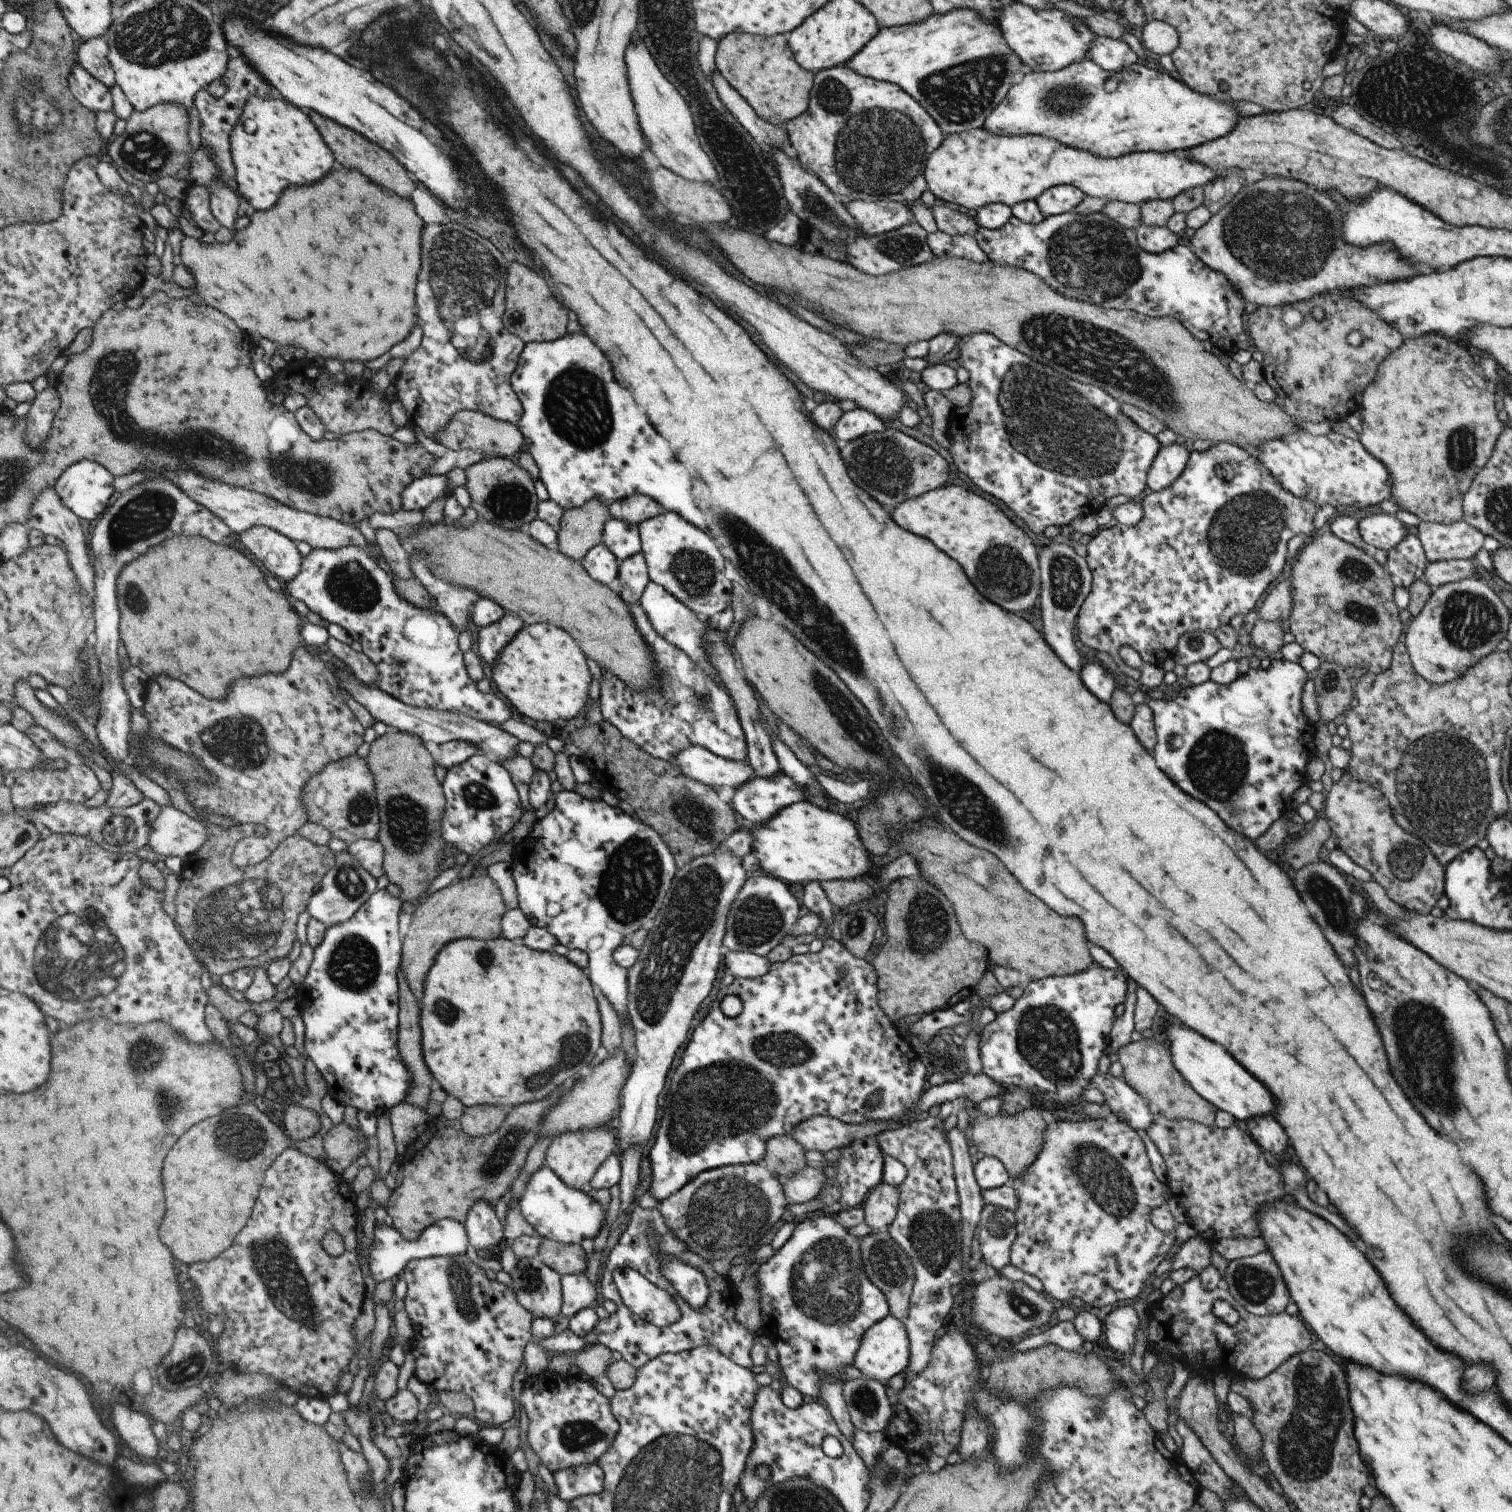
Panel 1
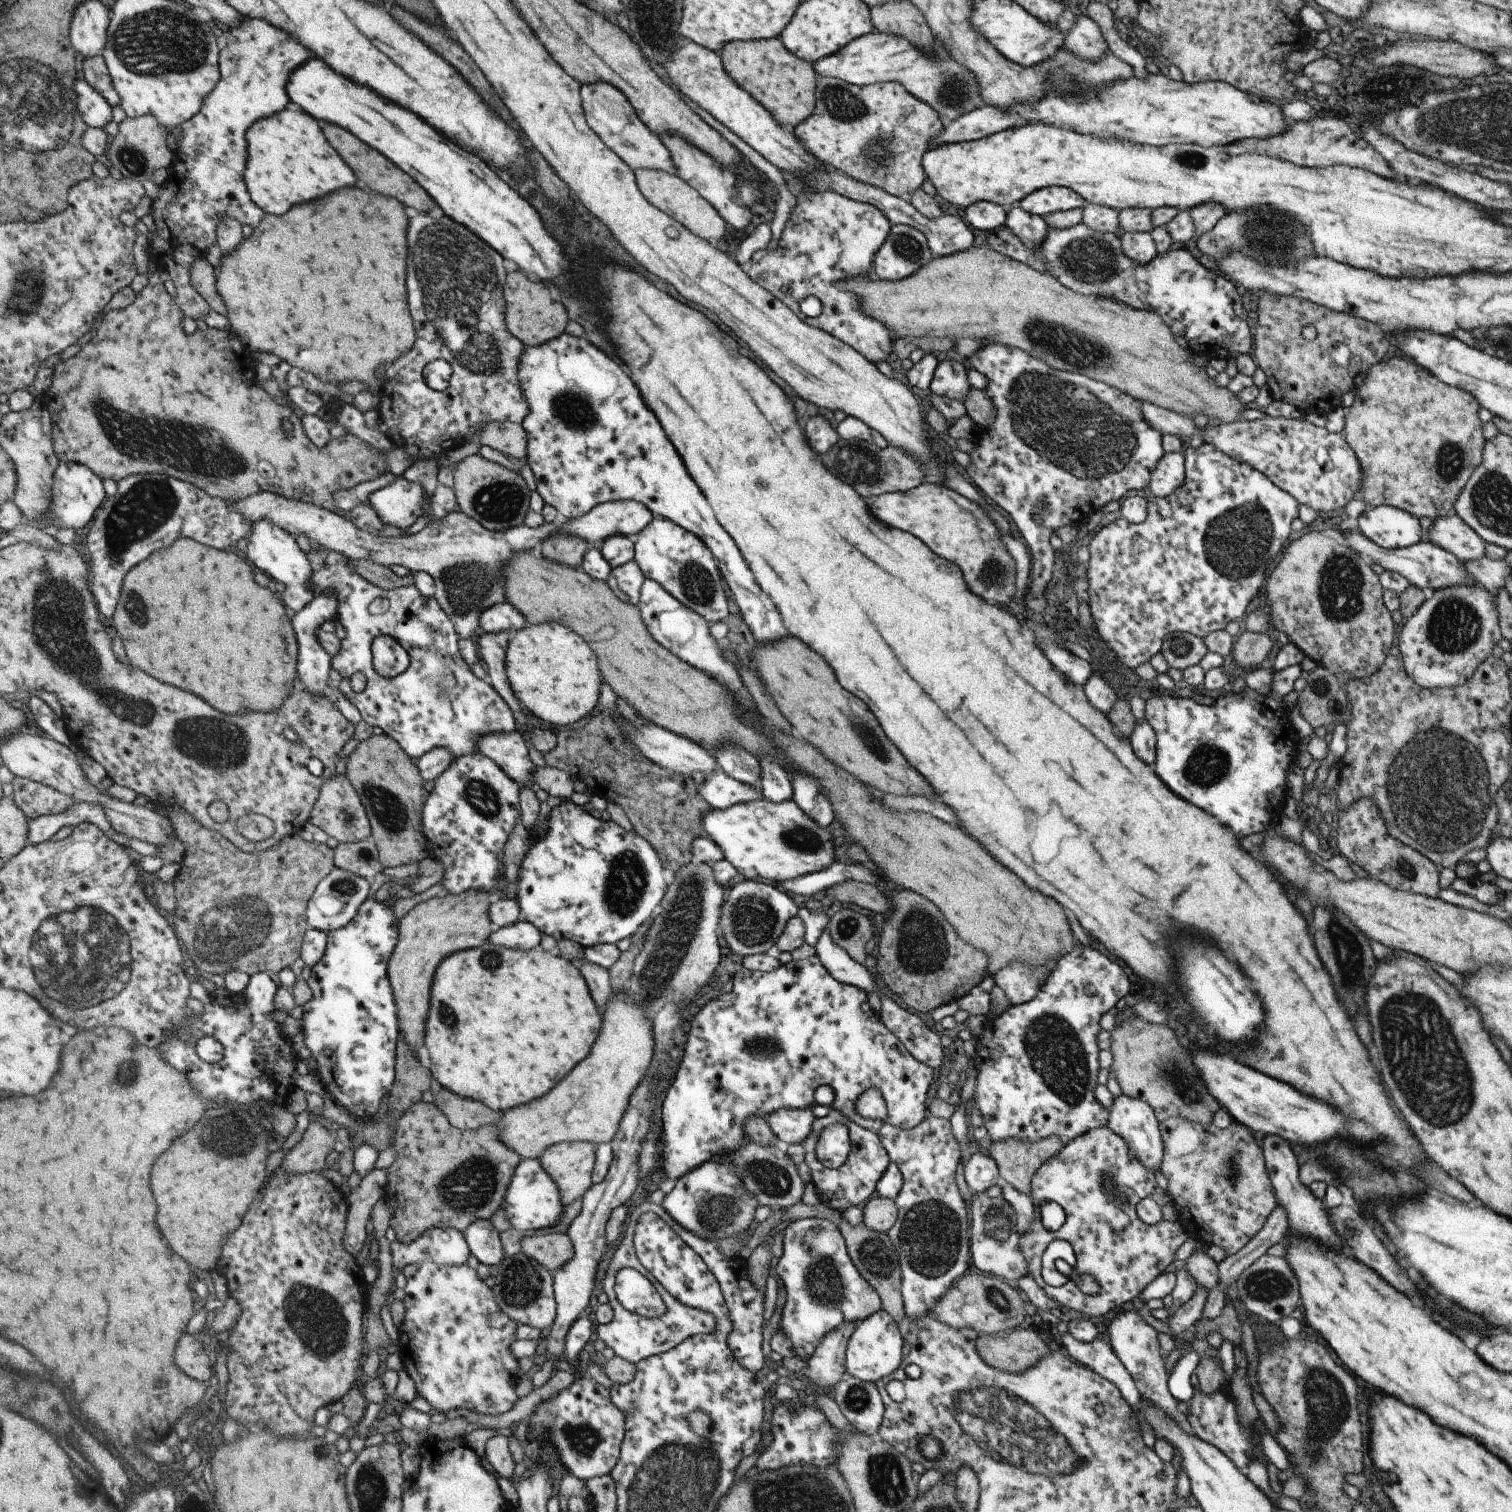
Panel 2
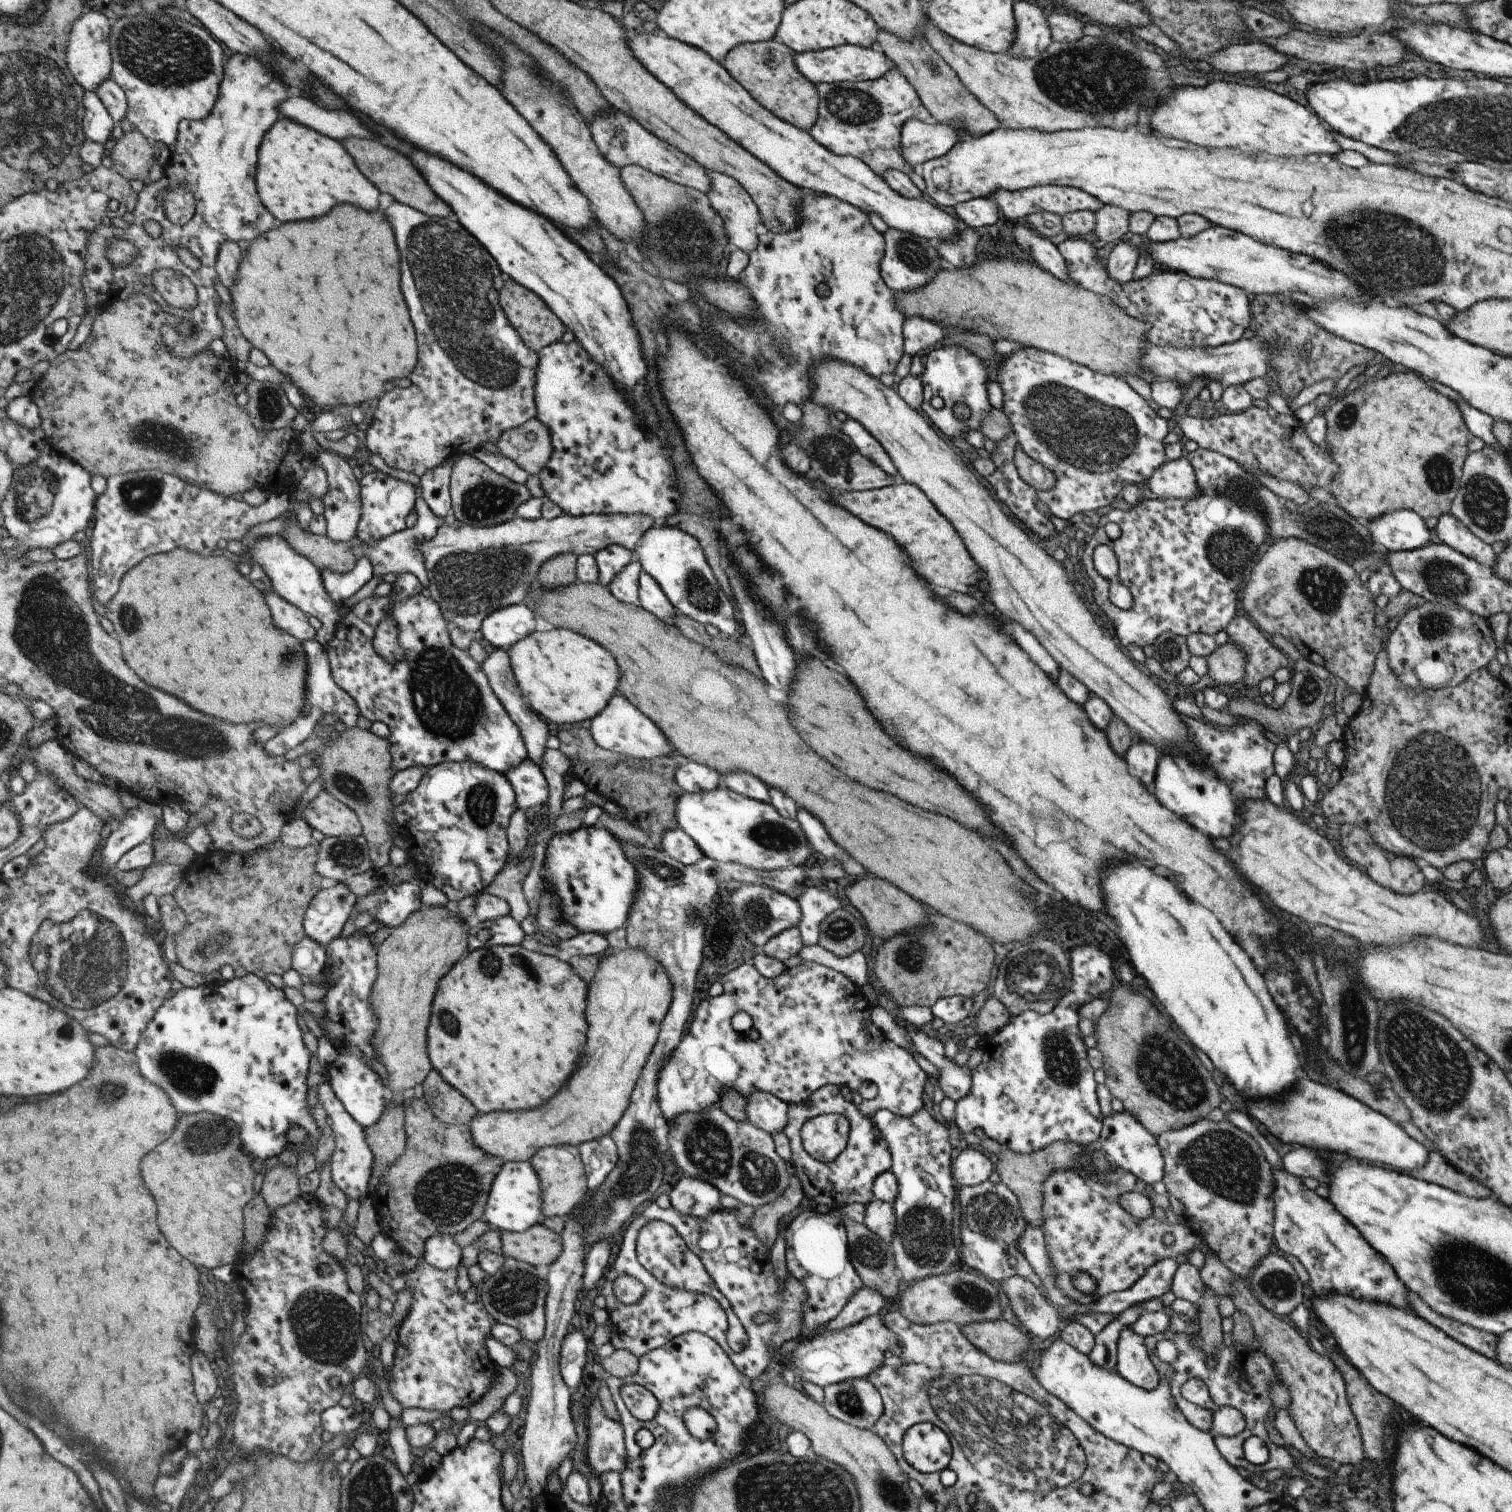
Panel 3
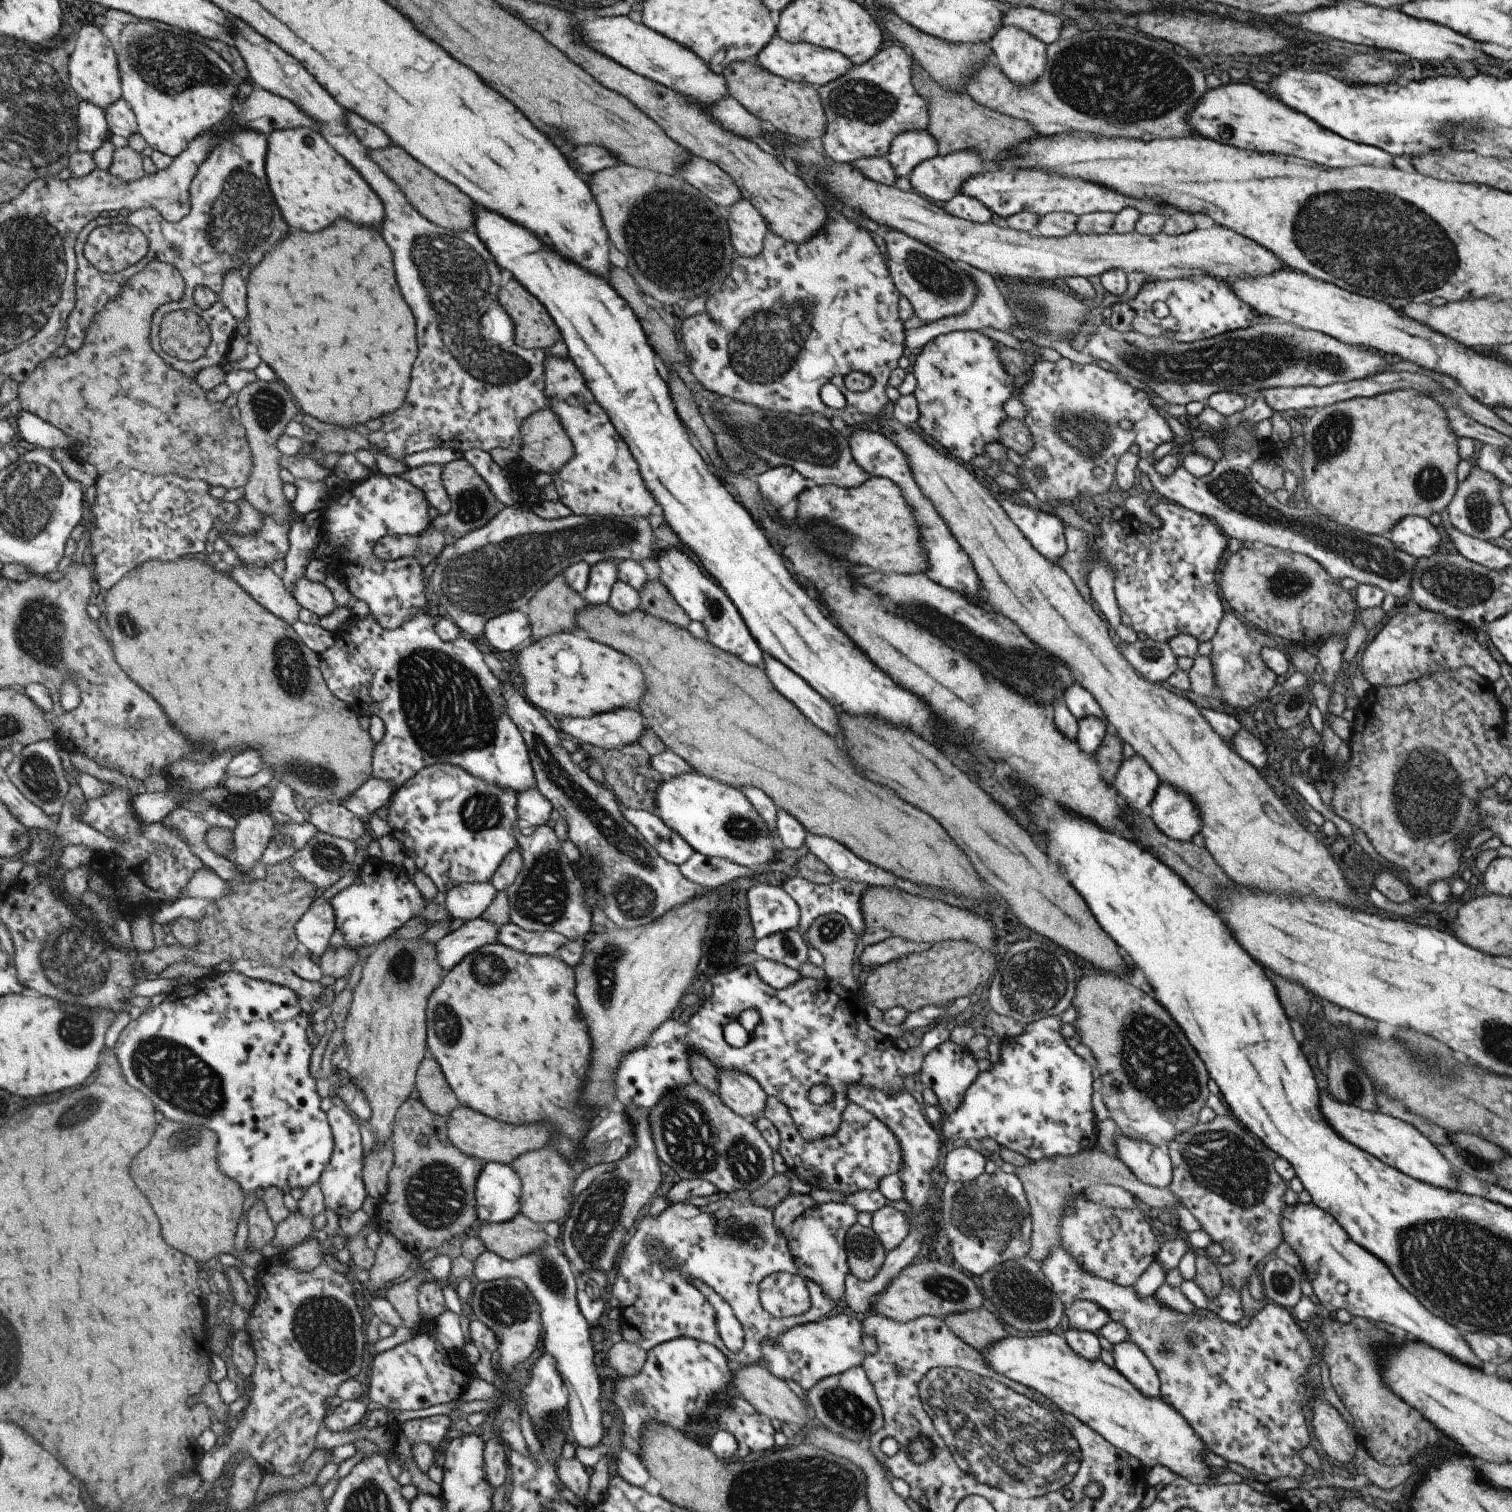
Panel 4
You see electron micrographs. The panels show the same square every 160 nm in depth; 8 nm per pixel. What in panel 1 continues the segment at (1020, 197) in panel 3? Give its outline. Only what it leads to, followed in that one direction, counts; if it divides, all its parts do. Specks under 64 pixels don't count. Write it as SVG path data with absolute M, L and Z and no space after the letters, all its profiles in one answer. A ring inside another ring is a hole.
M1055 185L1044 190L1034 201L1044 217L1071 211L1085 195L1071 185Z

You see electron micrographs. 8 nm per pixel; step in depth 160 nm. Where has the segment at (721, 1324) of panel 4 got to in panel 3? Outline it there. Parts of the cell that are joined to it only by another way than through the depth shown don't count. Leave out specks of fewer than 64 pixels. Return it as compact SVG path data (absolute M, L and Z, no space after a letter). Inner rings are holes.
M647 1222L636 1234L634 1250L639 1267L646 1271L650 1278L661 1282L661 1284L668 1288L705 1294L711 1296L713 1300L717 1300L726 1317L726 1344L728 1348L735 1353L743 1351L745 1344L747 1344L747 1336L737 1316L731 1311L729 1302L716 1289L713 1280L705 1272L697 1256L689 1251L689 1248L684 1245L683 1240L675 1234L675 1230L669 1224L663 1224L663 1222Z

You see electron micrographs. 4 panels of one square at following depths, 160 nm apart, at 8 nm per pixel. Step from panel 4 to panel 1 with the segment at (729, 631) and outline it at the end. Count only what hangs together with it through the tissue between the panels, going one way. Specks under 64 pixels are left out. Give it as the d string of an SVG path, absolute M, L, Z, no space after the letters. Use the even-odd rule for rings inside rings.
M664 510L638 524L638 537L649 581L662 586L683 606L707 620L716 619L729 606L731 581L723 575L725 559L711 536L682 519L676 512Z

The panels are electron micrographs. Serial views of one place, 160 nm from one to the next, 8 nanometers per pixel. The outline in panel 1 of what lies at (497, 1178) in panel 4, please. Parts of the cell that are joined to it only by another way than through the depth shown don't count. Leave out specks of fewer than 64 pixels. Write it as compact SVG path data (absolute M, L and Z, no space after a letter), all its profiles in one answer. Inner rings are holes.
M543 1165L529 1177L519 1200L521 1212L528 1222L543 1236L561 1242L577 1244L595 1238L603 1226L606 1206L590 1198L586 1189L571 1188L561 1180L550 1167Z

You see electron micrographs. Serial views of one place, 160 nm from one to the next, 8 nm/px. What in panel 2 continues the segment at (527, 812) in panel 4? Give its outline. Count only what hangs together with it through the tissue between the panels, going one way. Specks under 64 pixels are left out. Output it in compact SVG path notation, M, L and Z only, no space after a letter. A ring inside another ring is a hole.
M517 730L506 735L483 736L479 740L479 751L490 757L521 788L537 787L533 782L535 764L529 758L530 746Z

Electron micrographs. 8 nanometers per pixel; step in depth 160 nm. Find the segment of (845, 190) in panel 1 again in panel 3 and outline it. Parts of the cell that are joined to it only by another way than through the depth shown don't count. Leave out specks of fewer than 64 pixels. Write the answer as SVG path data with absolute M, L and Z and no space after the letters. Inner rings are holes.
M894 67L874 80L855 83L821 83L815 85L819 105L817 120L807 132L817 144L831 154L851 156L867 166L876 176L893 168L899 172L915 172L901 158L899 136L905 120L930 120L915 90Z

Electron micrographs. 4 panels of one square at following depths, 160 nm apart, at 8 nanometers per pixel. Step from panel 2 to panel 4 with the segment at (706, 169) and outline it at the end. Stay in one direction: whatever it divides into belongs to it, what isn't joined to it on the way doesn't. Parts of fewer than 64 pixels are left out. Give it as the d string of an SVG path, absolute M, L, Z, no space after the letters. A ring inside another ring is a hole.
M741 197L737 204L726 208L730 242L735 254L741 258L755 258L763 250L767 226L759 212Z

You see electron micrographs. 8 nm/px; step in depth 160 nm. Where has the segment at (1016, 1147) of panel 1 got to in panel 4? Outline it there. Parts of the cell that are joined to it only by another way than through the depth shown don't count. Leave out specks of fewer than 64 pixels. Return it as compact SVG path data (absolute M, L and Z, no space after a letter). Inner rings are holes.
M1096 1146L1069 1156L1055 1155L1037 1161L1030 1161L1025 1166L1015 1167L1015 1177L1021 1182L1024 1196L1028 1205L1028 1216L1032 1225L1030 1244L1027 1256L1036 1262L1043 1262L1047 1254L1051 1254L1053 1246L1059 1247L1059 1220L1065 1212L1065 1206L1069 1206L1079 1192L1092 1184L1105 1184L1123 1188L1129 1194L1135 1196L1140 1206L1145 1209L1159 1208L1174 1215L1174 1211L1181 1200L1171 1190L1154 1188L1139 1182L1129 1171L1129 1168L1116 1157L1109 1155Z

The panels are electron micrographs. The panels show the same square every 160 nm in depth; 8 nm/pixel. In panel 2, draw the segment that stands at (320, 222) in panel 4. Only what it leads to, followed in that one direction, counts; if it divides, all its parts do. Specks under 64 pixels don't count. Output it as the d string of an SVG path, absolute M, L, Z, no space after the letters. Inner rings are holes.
M283 110L255 123L247 135L250 141L250 166L246 182L259 208L271 214L287 214L295 204L311 202L329 190L355 186L355 174L331 145L323 123L306 112Z

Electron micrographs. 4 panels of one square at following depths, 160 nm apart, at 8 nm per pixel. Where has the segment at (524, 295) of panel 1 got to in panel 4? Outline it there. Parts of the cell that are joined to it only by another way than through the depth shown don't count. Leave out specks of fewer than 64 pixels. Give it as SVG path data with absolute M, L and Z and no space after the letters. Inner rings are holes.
M507 278L499 293L500 303L507 309L509 316L516 326L516 340L519 346L525 349L550 350L559 340L559 329L555 328L555 320L551 317L545 305L534 296L525 285L521 286L519 280Z

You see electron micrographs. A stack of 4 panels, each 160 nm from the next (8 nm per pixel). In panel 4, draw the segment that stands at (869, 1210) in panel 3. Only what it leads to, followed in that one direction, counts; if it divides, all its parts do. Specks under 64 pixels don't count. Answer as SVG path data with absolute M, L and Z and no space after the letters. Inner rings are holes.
M881 1206L871 1213L871 1230L885 1252L894 1250L909 1233L909 1220L905 1214L891 1206Z

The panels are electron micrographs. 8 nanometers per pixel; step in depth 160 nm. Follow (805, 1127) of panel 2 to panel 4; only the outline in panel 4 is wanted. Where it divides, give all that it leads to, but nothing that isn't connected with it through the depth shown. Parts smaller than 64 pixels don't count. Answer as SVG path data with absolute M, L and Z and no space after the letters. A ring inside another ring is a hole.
M717 1068L717 1094L723 1105L733 1110L739 1116L755 1122L762 1118L763 1102L767 1096L761 1090L760 1085L747 1074L729 1070L729 1068Z

